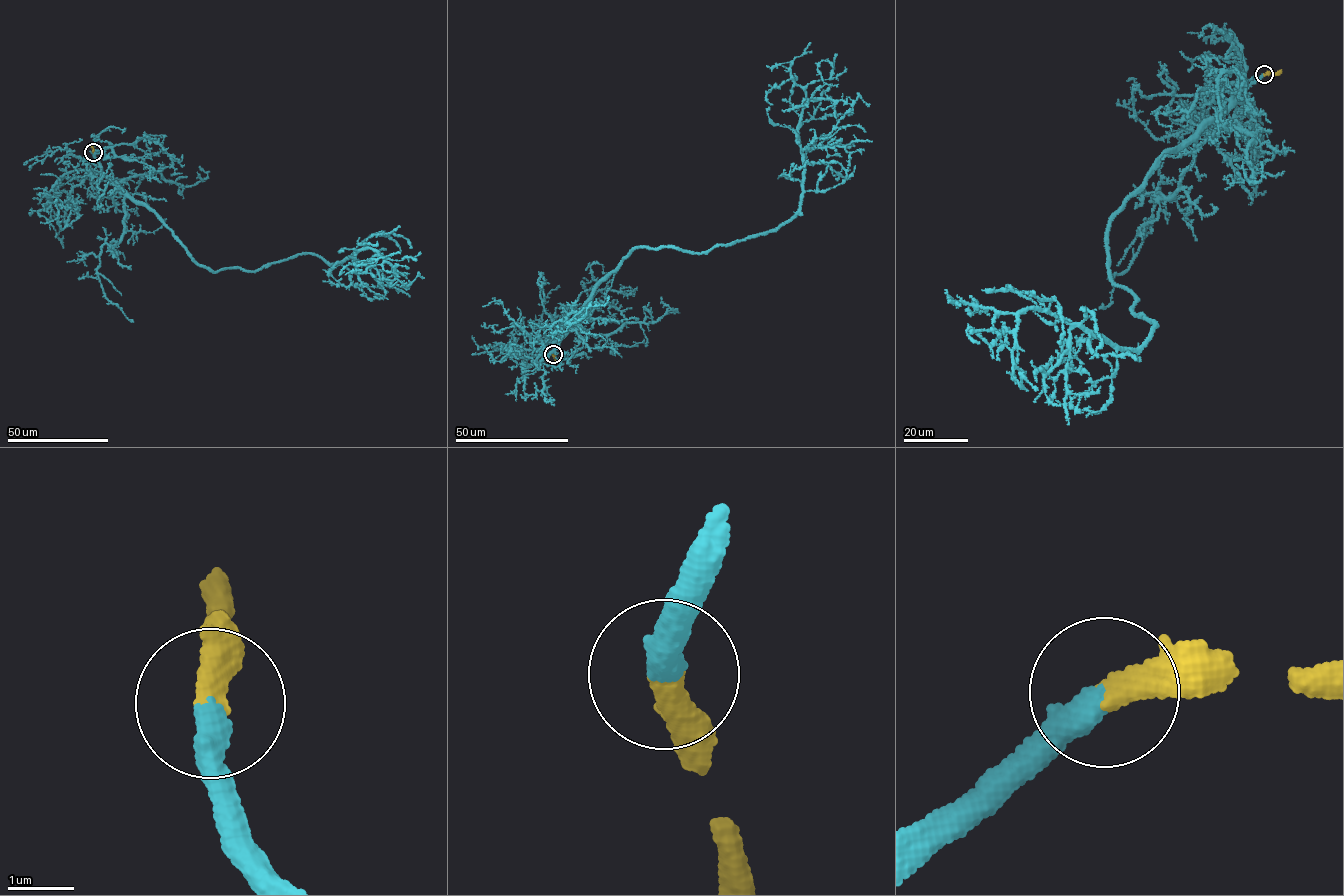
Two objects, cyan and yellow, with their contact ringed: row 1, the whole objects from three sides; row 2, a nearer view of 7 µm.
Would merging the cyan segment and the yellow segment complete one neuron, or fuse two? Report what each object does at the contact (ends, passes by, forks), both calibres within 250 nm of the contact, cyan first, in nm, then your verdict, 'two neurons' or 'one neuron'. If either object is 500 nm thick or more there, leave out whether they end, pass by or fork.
cyan ends | yellow ends | 400/400 nm | one neuron

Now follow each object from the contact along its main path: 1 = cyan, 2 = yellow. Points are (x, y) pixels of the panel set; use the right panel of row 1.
1: (1263, 74), (1116, 212), (1112, 280), (1157, 327), (1145, 343), (1020, 312), (1012, 375), (1038, 390)
2: (1263, 74), (1281, 71)

